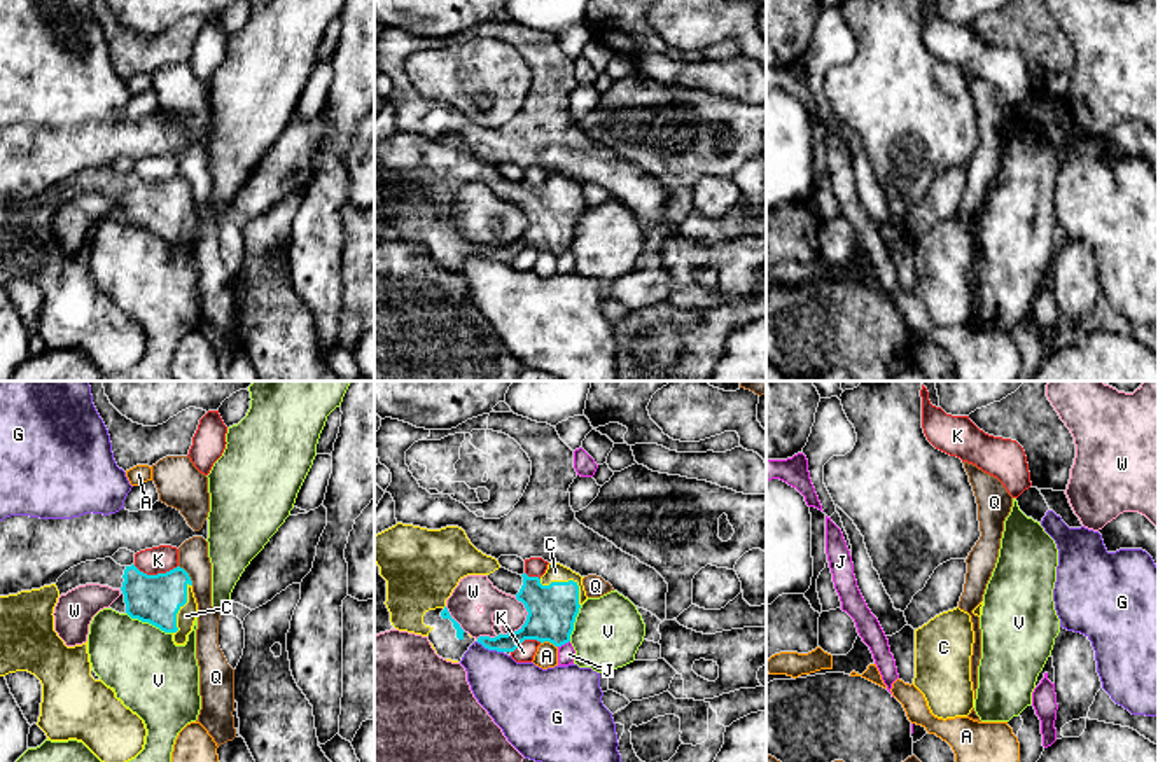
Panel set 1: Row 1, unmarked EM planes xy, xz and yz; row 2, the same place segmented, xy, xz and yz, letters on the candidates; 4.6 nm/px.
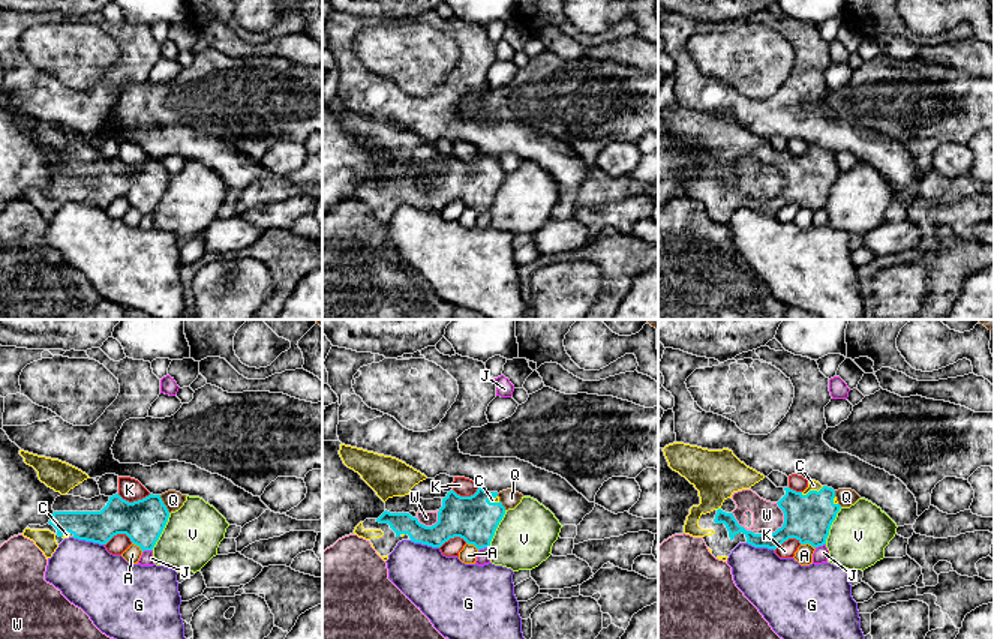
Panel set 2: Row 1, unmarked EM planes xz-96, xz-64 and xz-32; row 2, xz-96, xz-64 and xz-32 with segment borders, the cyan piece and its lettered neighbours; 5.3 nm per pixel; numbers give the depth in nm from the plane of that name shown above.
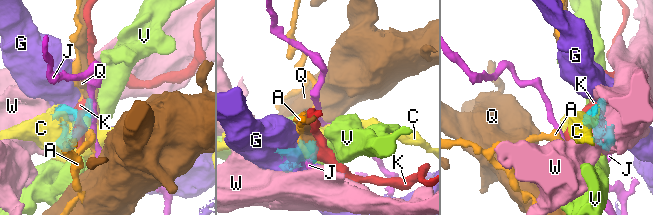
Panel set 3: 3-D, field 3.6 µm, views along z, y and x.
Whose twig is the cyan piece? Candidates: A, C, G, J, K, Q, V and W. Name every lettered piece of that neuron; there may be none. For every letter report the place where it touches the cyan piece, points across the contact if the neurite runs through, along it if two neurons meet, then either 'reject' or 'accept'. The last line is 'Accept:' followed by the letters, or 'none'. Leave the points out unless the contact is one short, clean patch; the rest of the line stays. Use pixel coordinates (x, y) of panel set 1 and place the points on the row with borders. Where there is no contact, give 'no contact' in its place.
A: xz (550, 642) | reject
C: xz (567, 582) | accept
G: xz (490, 649) | along xz (476, 642), (502, 652) | reject
J: xz (564, 644) | along xz (569, 640), (558, 647) | reject
K: xy (158, 574) | reject
Q: xy (188, 575) | along xy (179, 565), (193, 584) | reject
V: xy (149, 623) | reject
W: xz (527, 619) | reject
Accept: C

